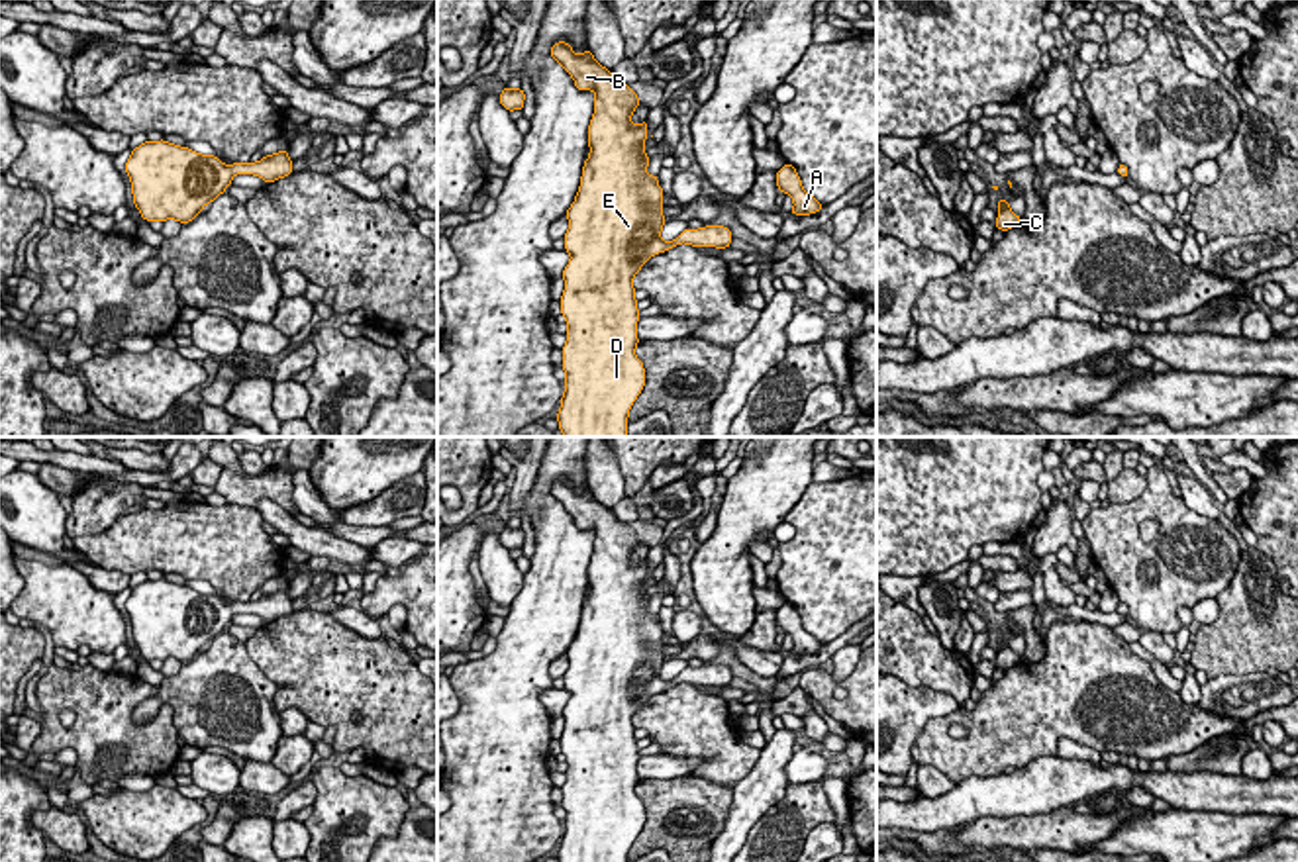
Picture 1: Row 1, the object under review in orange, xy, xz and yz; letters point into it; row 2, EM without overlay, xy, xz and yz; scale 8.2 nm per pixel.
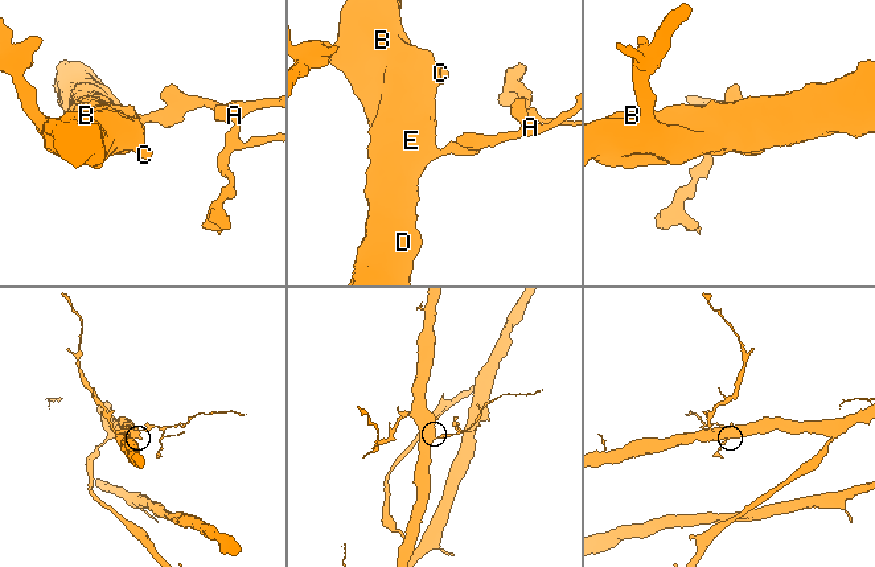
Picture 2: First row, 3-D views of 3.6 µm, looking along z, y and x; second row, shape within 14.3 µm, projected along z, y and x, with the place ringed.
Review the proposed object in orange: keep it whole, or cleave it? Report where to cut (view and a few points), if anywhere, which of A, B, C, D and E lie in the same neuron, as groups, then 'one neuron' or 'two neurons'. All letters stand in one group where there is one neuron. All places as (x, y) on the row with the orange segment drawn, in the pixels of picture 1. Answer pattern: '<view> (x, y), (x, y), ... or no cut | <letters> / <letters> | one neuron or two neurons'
no cut | A B C D E | one neuron

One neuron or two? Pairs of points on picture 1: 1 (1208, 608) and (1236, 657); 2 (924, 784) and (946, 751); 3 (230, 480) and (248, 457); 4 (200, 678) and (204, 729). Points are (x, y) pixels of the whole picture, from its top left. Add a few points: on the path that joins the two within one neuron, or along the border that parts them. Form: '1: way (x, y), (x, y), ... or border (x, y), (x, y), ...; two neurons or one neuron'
1: border (1218, 598), (1218, 616), (1200, 625); two neurons
2: border (920, 763), (934, 765), (955, 784); two neurons
3: border (269, 467), (257, 475), (248, 475); two neurons
4: way (204, 690), (204, 718); one neuron

